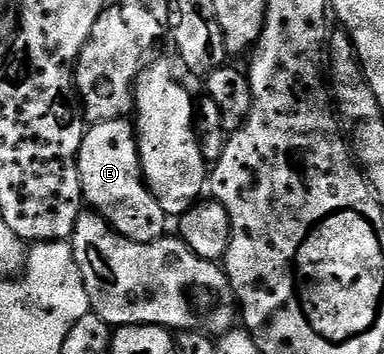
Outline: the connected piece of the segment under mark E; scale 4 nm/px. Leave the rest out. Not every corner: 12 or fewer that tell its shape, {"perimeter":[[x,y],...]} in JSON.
{"perimeter":[[130,119],[84,131],[84,201],[125,238],[168,231]]}

